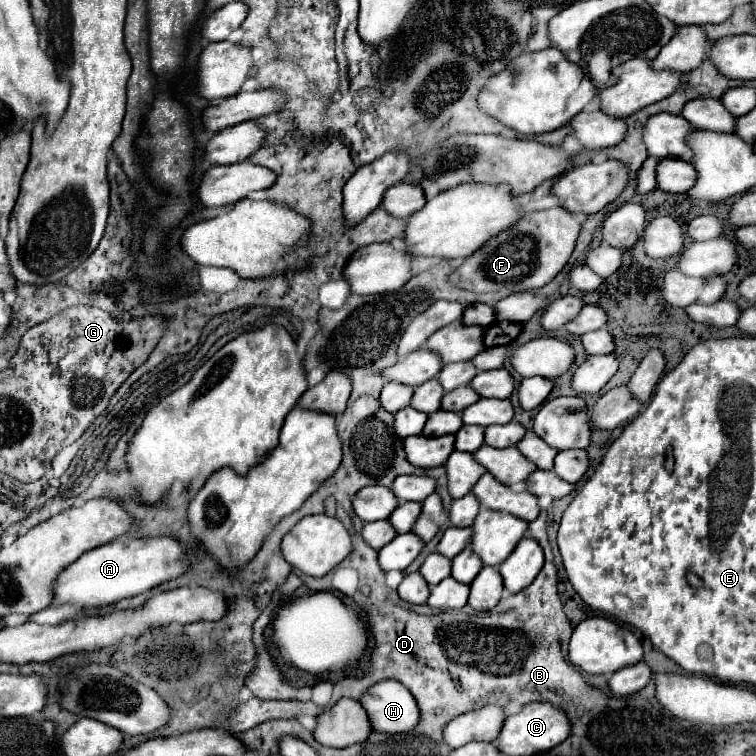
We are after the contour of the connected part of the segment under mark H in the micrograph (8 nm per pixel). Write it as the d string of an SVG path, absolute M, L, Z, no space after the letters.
M385 679L369 687L359 703L367 711L371 729L375 731L405 733L419 723L419 707L413 695L395 679Z

